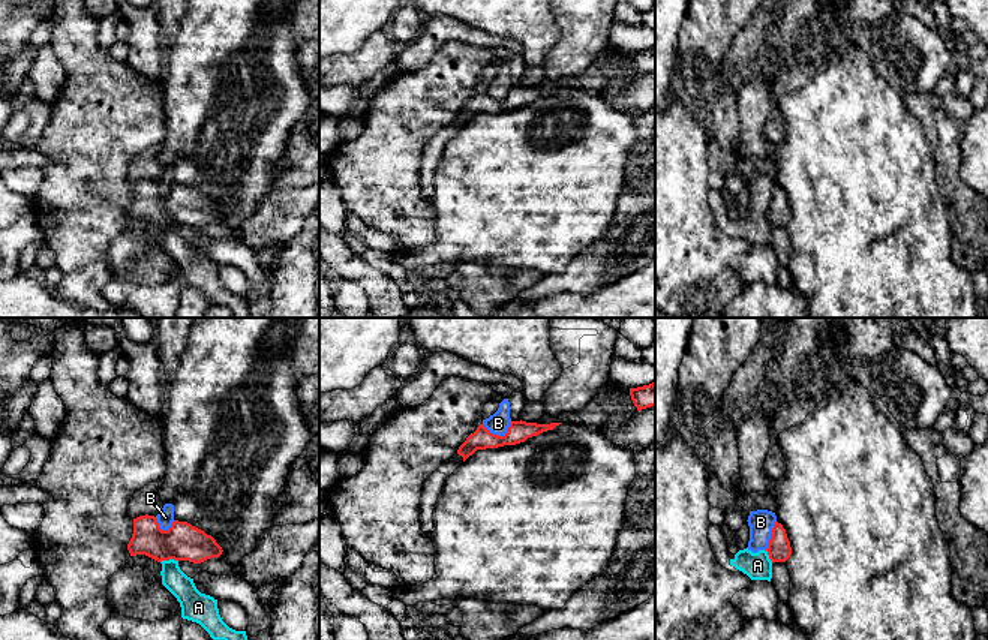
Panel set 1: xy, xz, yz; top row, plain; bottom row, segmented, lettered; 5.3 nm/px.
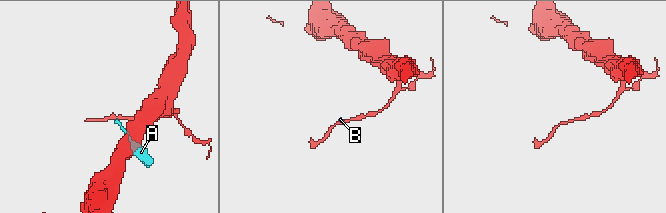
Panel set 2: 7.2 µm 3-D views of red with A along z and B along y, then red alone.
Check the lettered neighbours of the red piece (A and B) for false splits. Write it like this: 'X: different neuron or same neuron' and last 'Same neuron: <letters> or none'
A: different neuron
B: different neuron
Same neuron: none

